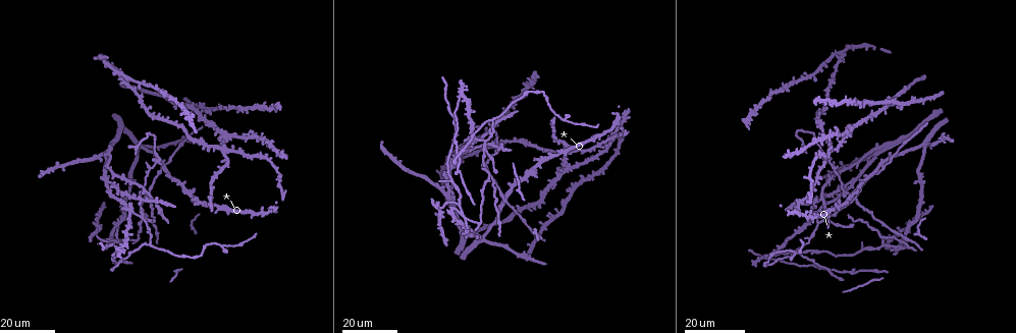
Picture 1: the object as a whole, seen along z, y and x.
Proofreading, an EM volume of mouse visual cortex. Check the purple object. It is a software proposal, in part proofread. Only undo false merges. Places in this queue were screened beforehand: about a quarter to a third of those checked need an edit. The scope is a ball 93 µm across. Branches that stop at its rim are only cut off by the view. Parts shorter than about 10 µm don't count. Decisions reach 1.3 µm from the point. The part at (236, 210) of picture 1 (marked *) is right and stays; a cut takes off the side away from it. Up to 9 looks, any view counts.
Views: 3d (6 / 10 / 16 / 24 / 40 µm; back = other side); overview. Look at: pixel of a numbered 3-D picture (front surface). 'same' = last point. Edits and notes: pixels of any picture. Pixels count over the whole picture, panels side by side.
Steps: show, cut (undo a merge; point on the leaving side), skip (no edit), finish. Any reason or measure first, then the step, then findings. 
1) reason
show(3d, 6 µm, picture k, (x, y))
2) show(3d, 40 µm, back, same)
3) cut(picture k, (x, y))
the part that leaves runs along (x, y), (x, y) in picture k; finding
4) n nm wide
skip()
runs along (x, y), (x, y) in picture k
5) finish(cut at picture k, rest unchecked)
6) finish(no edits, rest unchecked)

branch point
show(3d, 24 µm, picture 1, (148, 246))

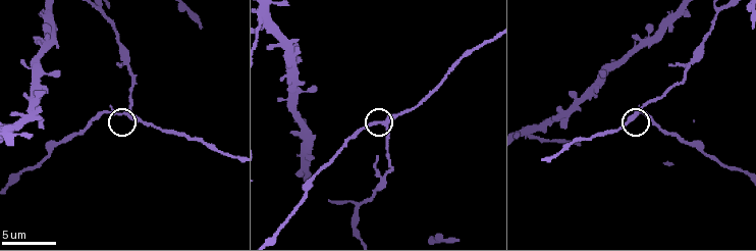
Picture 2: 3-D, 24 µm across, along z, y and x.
show(3d, 6 µm, picture 2, (129, 113))

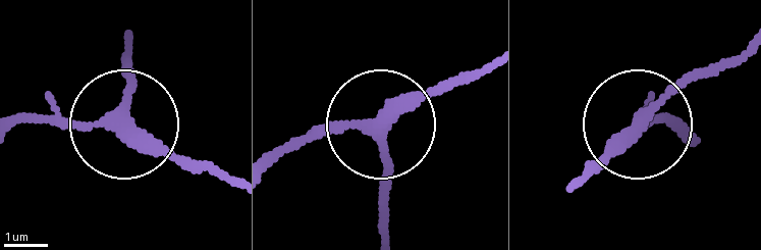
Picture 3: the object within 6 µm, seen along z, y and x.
skip()
runs along (130, 50), (120, 123), (25, 115) in picture 3; continuous, no second neuron

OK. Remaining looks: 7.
side arm on a straight run
show(3d, 10 µm, picture 2, (694, 60))

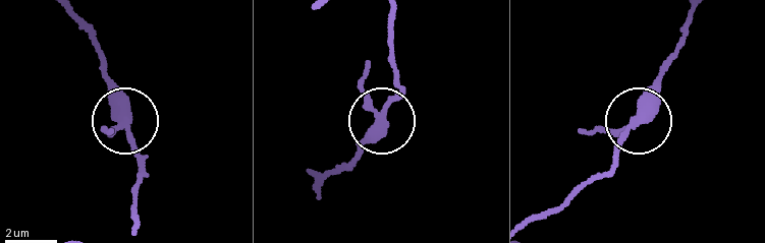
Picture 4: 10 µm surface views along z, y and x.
show(3d, 10 µm, back, picture 4, (381, 114))

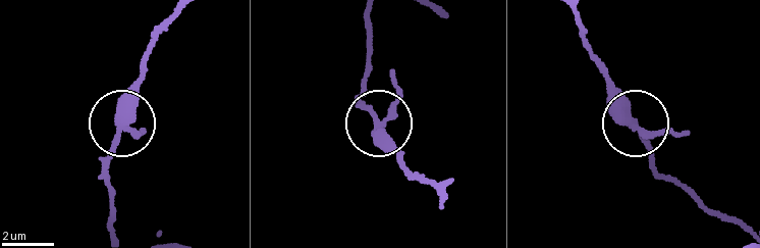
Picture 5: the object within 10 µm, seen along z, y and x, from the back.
skip()
runs along (173, 14), (141, 73), (99, 177) in picture 5; continuous, no second neuron

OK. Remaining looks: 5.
calibre changes
show(3d, 24 µm, picture 1, (159, 158))

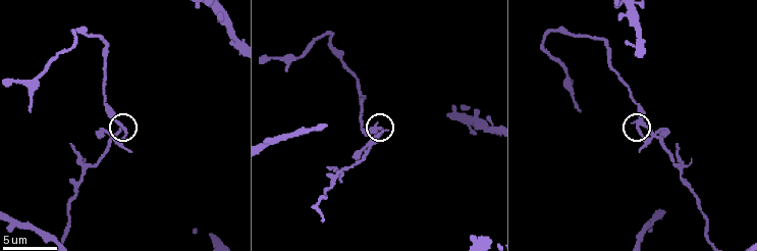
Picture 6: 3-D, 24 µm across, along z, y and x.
zoom in
show(3d, 10 µm, picture 6, (647, 127))

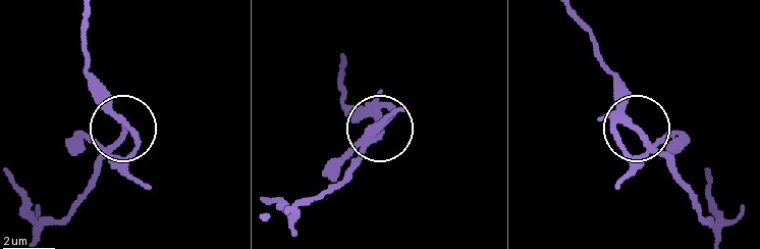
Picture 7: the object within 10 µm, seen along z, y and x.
200 nm wide
skip()
runs along (718, 236), (642, 137), (617, 87) in picture 7; continuous, no second neuron

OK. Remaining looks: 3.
side arm on a straight run
show(3d, 24 µm, picture 1, (813, 251))

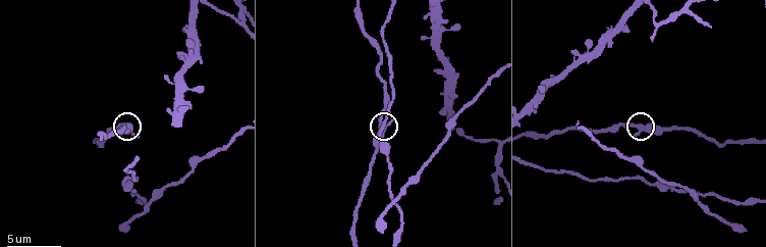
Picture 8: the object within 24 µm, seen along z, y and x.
closer look
show(3d, 6 µm, picture 8, (642, 126))

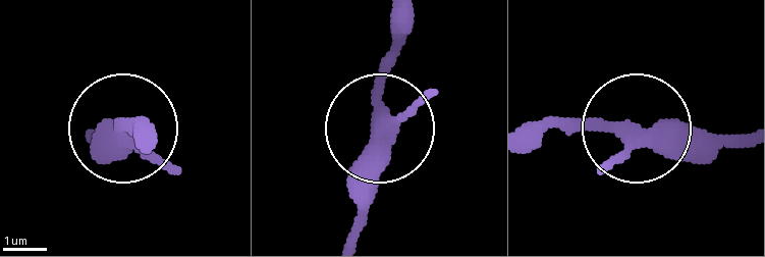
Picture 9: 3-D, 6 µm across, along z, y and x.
3 arms
skip()
runs along (350, 232), (358, 166), (380, 122), (390, 16) in picture 9; continuous, no second neuron

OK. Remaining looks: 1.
finish(no edits, rest unchecked)

